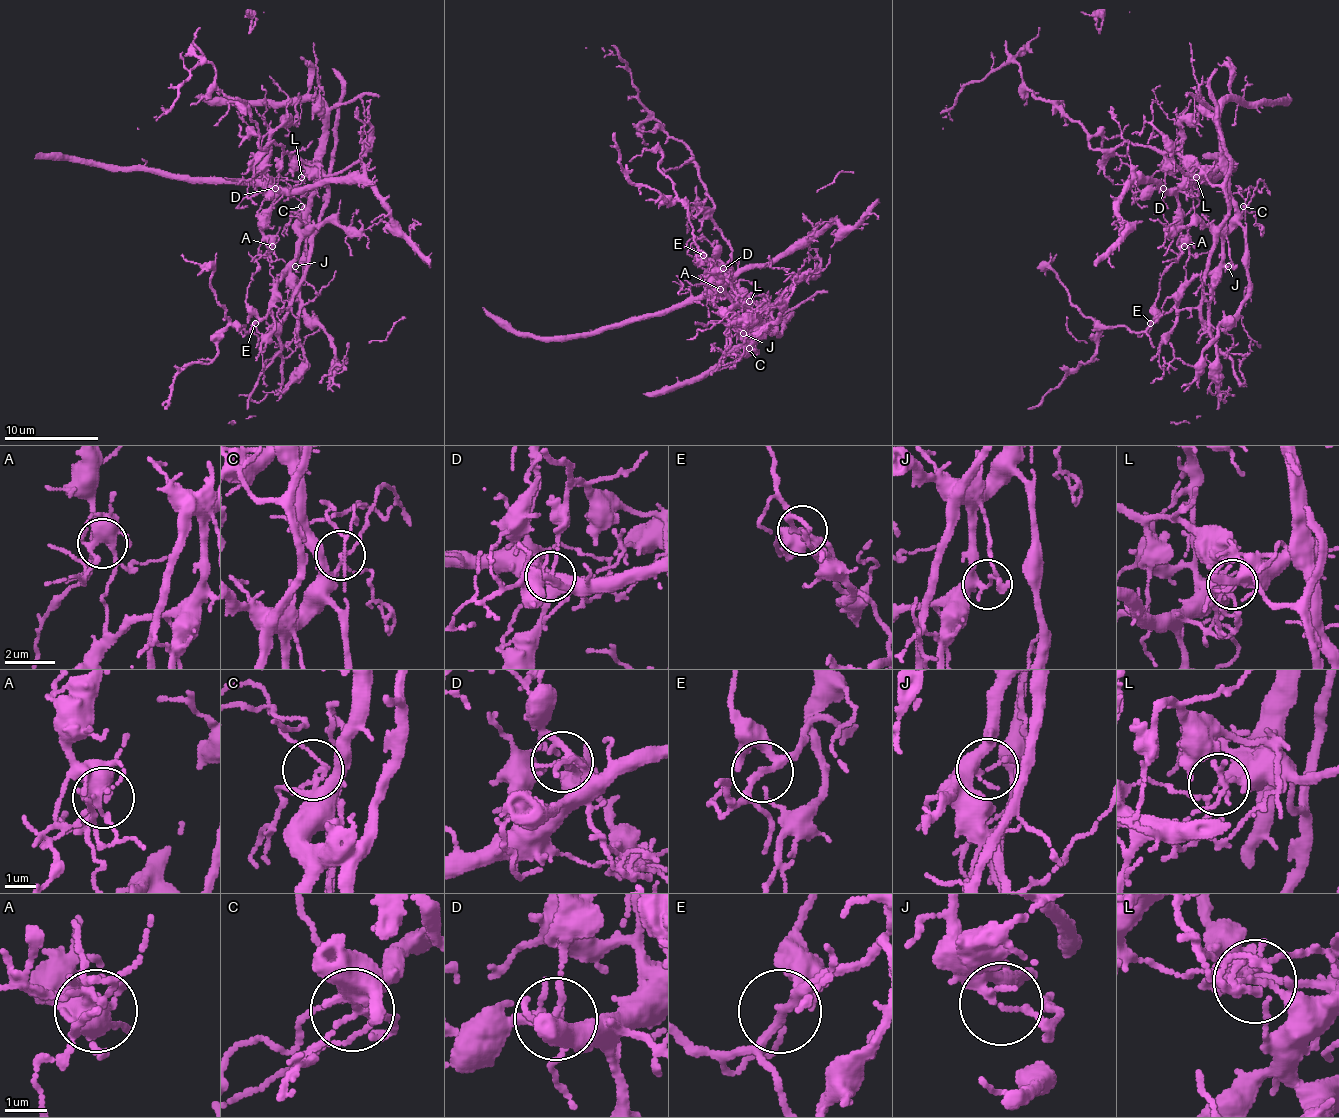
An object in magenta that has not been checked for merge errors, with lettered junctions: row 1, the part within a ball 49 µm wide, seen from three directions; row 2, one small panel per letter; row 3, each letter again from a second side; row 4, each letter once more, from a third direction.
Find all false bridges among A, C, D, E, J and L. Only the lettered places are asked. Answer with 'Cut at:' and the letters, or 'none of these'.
Cut at: D, J, L

